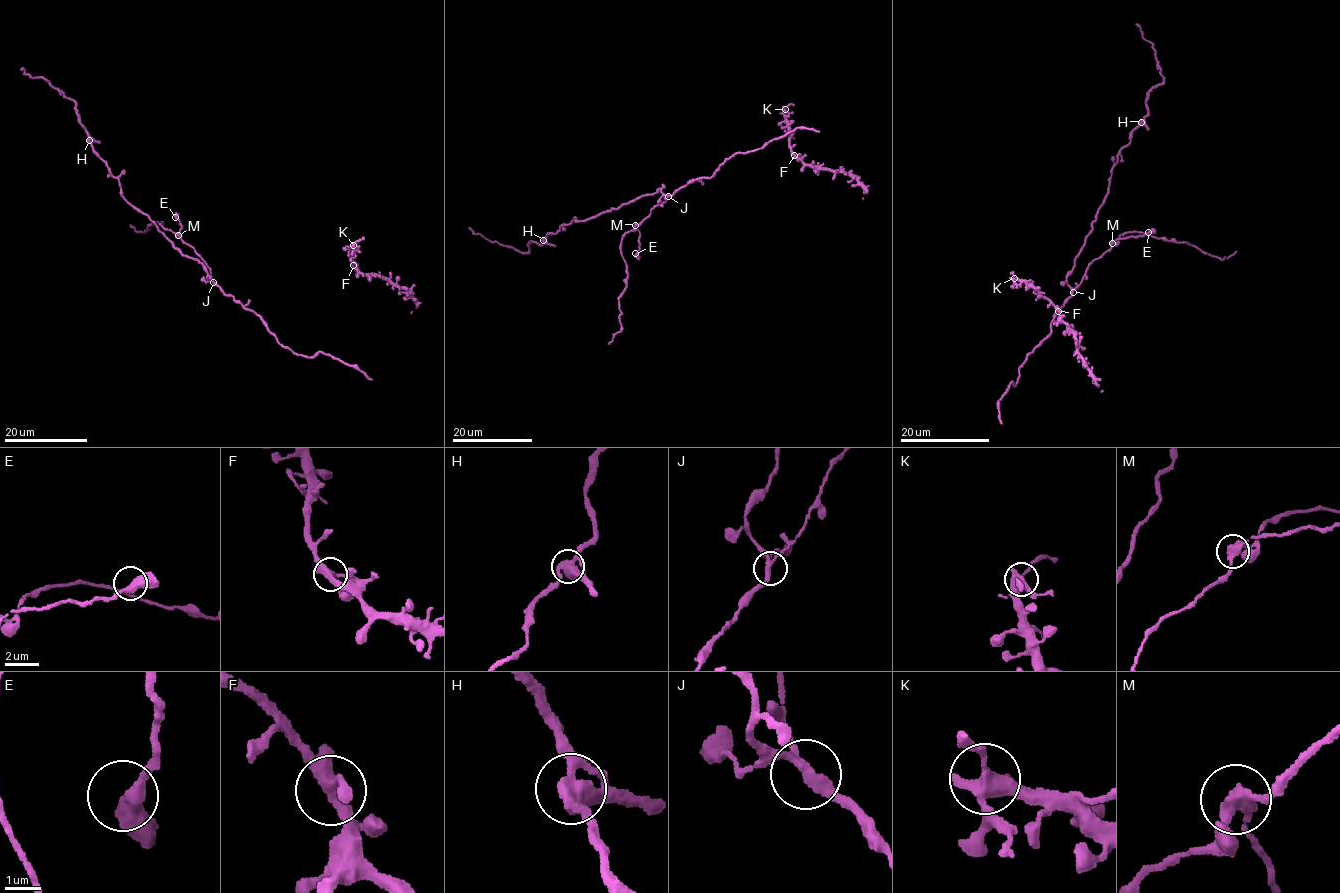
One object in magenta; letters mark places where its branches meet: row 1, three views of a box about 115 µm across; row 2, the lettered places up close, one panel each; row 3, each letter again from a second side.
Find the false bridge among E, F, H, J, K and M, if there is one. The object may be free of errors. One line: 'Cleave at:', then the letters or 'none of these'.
Cleave at: M

